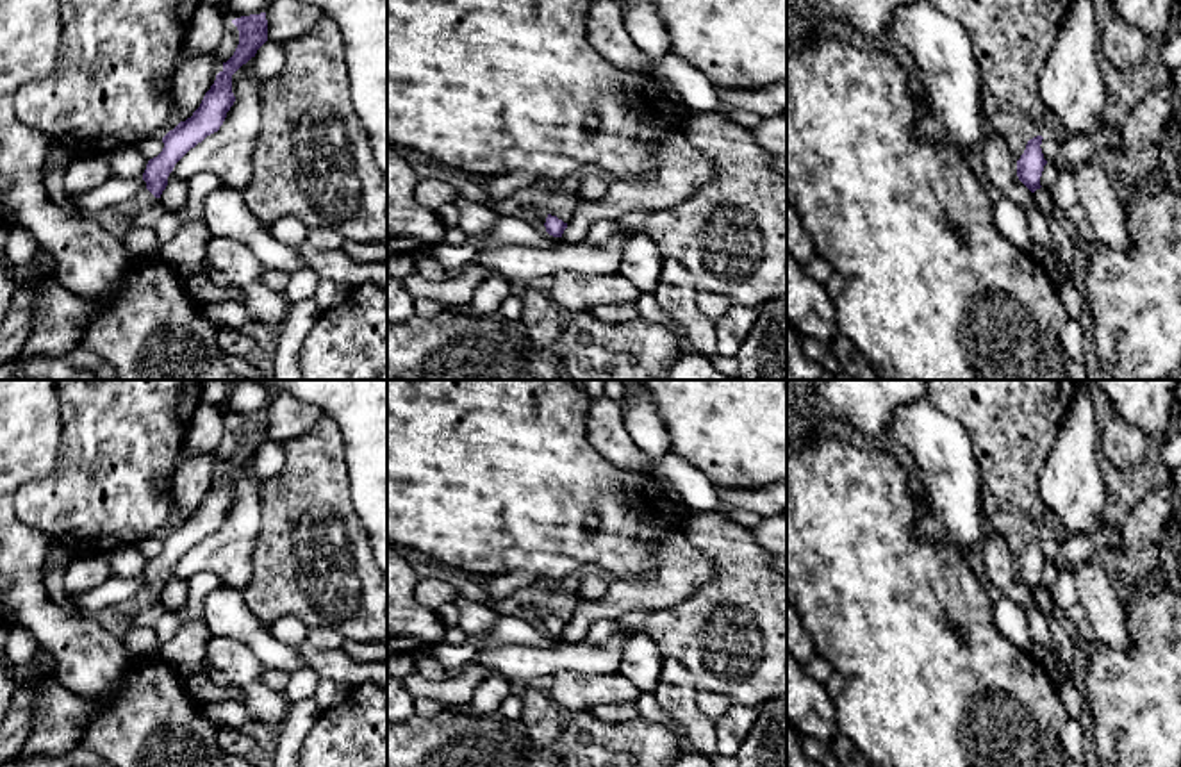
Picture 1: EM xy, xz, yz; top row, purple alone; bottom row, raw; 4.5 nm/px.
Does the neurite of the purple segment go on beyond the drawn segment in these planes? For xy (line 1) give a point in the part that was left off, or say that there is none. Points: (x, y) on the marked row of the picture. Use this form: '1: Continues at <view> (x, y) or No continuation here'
1: No continuation here

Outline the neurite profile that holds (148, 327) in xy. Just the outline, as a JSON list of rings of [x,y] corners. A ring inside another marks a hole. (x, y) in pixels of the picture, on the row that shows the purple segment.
[[[134,255],[121,284],[102,298],[98,314],[86,325],[80,346],[105,359],[116,371],[114,380],[271,380],[248,360],[225,353],[218,342],[218,326],[184,289],[178,271],[164,260]]]

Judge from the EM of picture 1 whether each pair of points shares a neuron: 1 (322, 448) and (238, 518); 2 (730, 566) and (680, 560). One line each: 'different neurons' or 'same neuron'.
1: different neurons
2: different neurons

